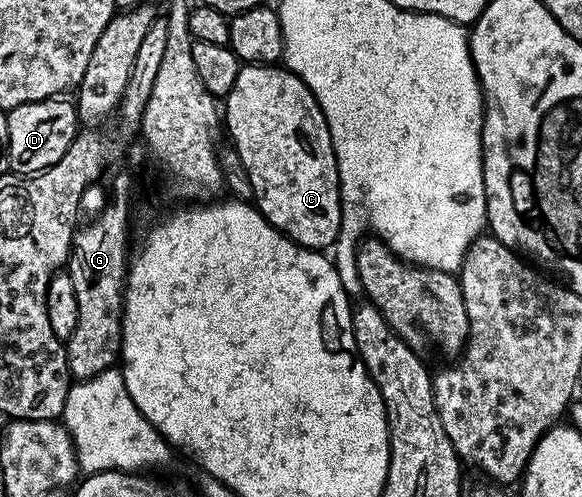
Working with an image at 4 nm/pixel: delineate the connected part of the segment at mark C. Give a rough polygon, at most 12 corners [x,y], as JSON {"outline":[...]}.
{"outline":[[285,67],[224,98],[258,211],[329,249],[342,229],[330,127]]}

